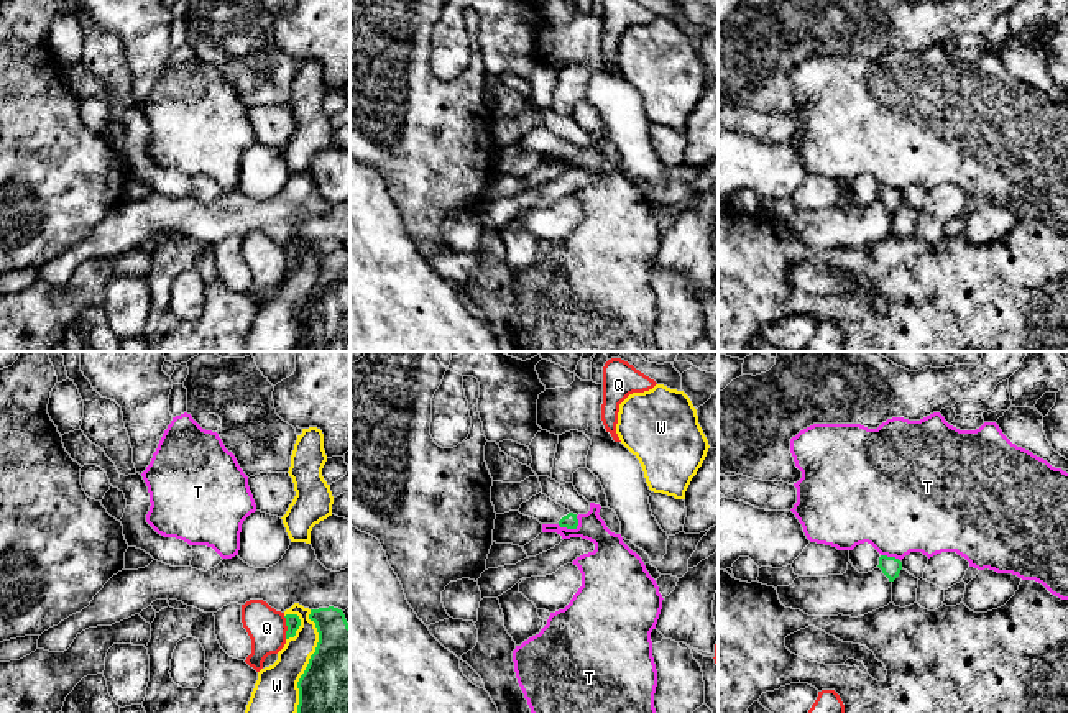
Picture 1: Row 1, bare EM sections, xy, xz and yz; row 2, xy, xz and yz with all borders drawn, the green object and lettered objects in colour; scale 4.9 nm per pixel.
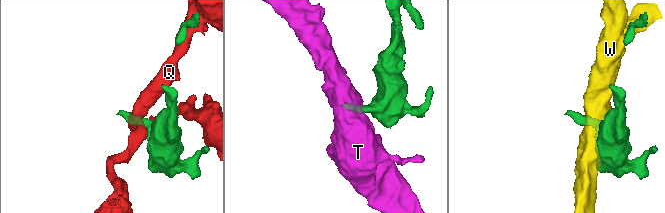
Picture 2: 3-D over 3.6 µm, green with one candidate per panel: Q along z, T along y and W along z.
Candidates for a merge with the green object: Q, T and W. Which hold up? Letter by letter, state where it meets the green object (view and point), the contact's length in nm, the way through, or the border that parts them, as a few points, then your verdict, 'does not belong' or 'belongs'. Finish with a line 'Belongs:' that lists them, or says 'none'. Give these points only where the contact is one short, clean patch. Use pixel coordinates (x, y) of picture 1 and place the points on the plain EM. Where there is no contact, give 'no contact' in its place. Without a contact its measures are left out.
Q: contact xy (288, 260); length 110 nm; border xy (283, 248), (286, 270); does not belong
T: contact xz (569, 160); length 110 nm; border xz (579, 151), (574, 160), (561, 160), (557, 156); does not belong
W: contact xy (308, 296); length 550 nm; does not belong
Belongs: none

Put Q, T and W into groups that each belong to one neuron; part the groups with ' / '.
Q / T / W

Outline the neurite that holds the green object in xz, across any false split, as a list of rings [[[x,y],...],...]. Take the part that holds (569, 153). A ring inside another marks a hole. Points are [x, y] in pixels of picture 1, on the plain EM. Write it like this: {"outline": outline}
{"outline": [[[539,125],[518,141],[521,146],[537,151],[541,156],[559,156],[560,159],[577,161],[577,146],[562,140],[546,126]]]}

